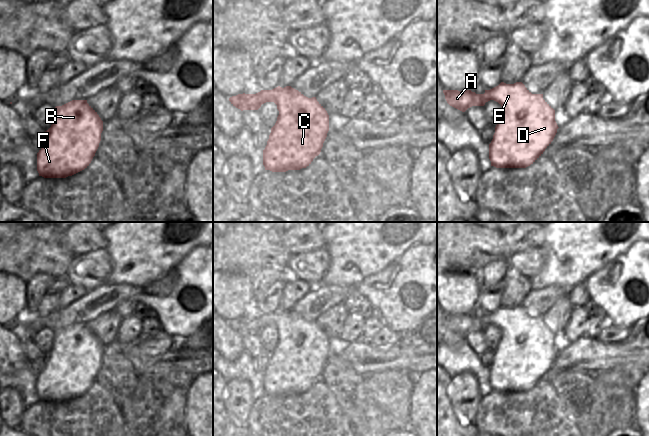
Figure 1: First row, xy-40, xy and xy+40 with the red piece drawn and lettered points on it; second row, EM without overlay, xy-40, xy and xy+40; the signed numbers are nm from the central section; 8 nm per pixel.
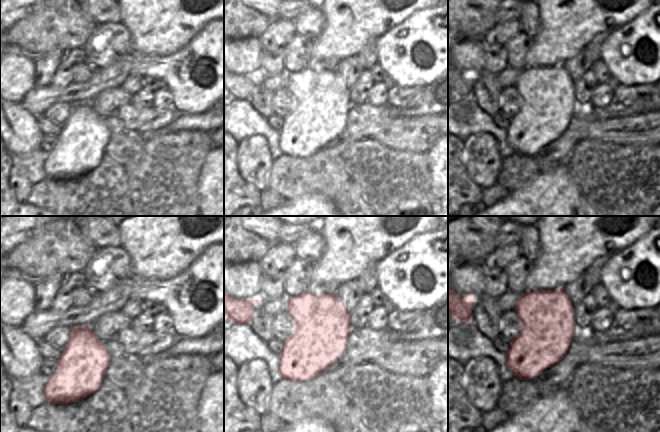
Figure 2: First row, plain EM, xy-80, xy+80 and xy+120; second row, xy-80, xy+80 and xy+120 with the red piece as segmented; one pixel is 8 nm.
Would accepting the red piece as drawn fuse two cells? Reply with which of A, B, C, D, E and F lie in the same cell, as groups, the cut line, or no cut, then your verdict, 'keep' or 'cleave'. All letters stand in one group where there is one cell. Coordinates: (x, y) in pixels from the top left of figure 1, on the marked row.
A B C D E F; no cut; keep

